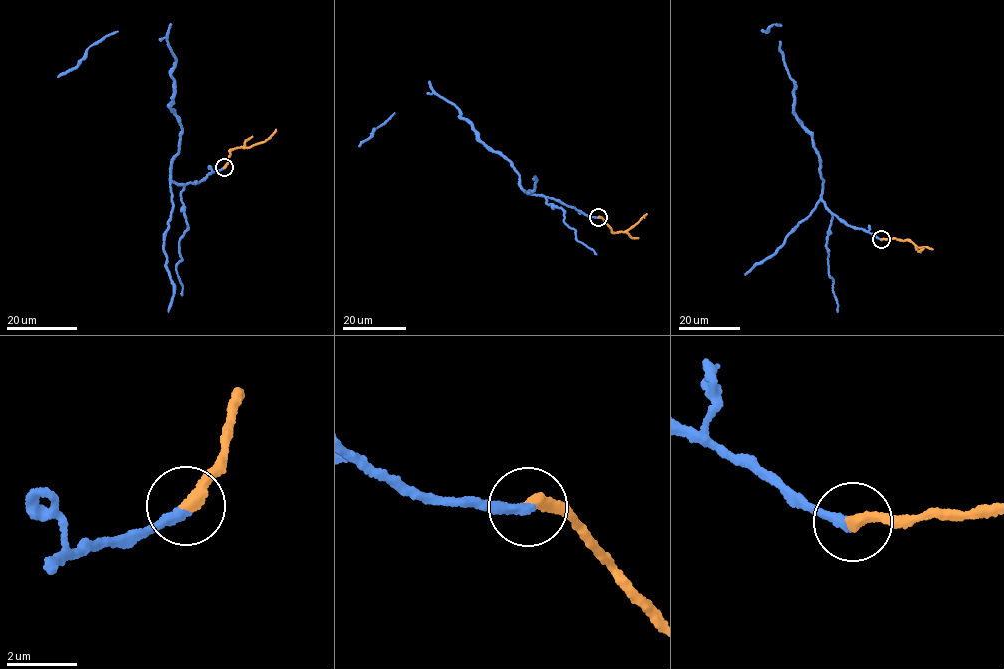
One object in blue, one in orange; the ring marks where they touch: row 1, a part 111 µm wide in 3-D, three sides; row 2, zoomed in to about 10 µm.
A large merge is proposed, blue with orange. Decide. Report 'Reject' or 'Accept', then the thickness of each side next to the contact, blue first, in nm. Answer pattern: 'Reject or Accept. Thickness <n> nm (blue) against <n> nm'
Accept. Thickness 260 nm (blue) against 360 nm

